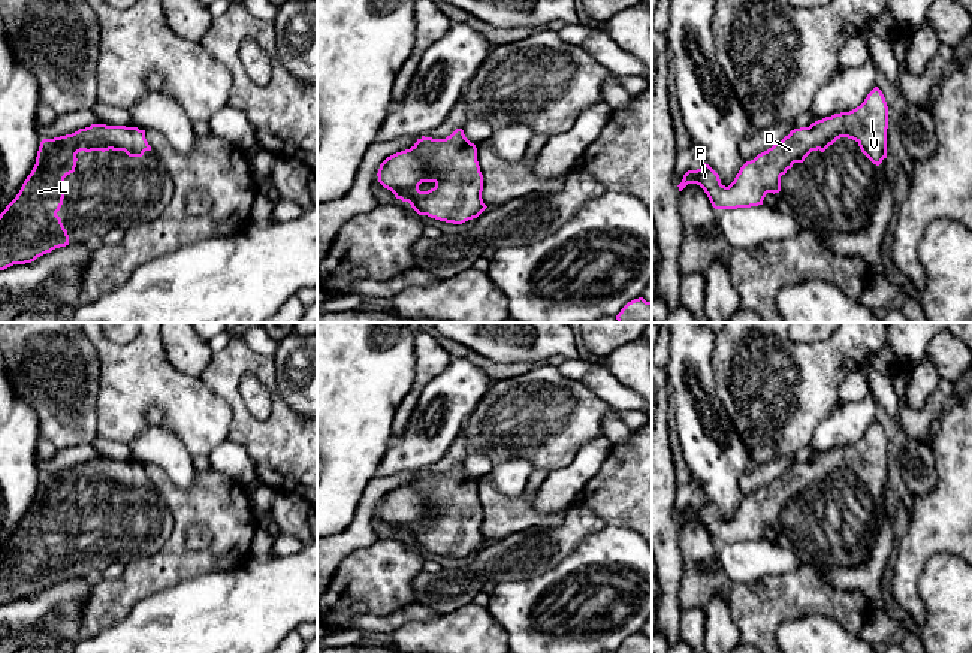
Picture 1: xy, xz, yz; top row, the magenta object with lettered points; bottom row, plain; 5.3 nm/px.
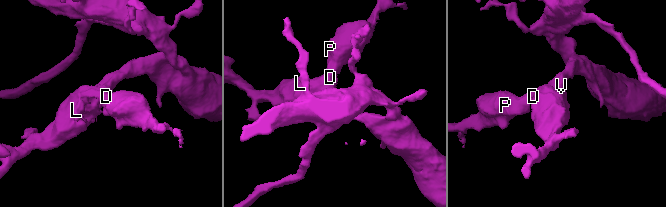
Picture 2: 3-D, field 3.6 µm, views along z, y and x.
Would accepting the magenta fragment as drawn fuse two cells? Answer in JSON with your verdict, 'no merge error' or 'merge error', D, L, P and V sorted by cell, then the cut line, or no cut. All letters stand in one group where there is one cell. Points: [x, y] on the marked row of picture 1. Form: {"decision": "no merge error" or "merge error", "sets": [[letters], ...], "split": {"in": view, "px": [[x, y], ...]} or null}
{"decision": "no merge error", "sets": [["D", "L", "P", "V"]], "split": null}

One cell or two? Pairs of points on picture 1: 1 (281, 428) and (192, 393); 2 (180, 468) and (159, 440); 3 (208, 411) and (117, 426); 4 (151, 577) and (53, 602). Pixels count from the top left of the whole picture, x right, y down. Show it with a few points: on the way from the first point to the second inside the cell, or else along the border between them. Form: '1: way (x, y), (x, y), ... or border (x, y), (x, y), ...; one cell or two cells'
1: border (204, 383), (229, 407), (229, 441); two cells
2: way (175, 460), (163, 447); one cell
3: way (186, 401), (183, 398), (145, 398), (139, 404); one cell
4: border (94, 579), (80, 628); two cells

